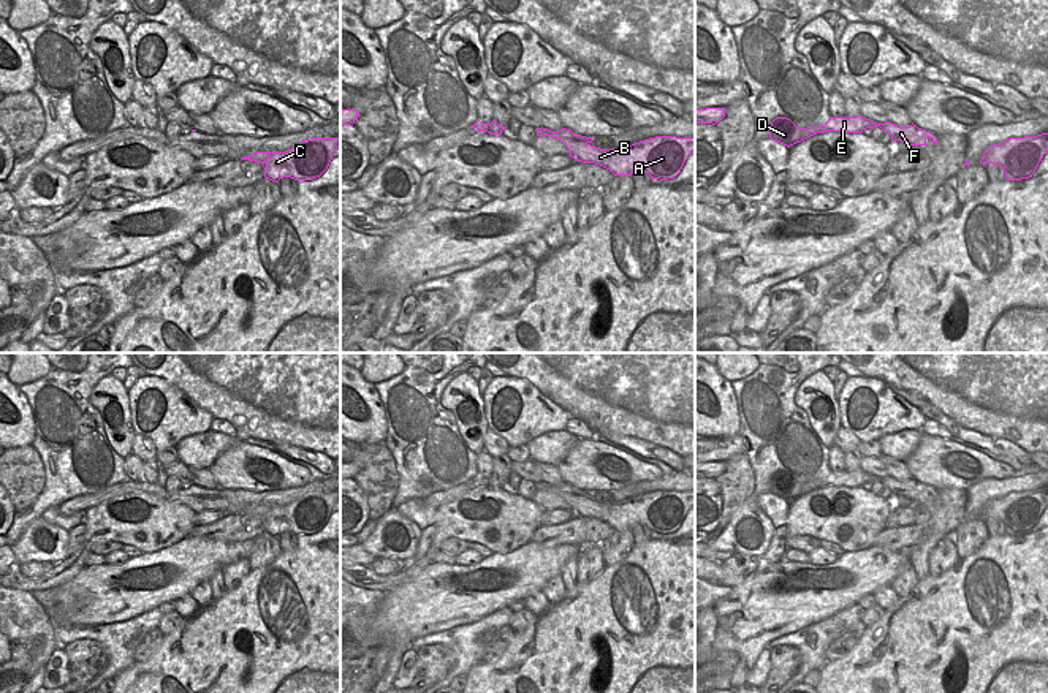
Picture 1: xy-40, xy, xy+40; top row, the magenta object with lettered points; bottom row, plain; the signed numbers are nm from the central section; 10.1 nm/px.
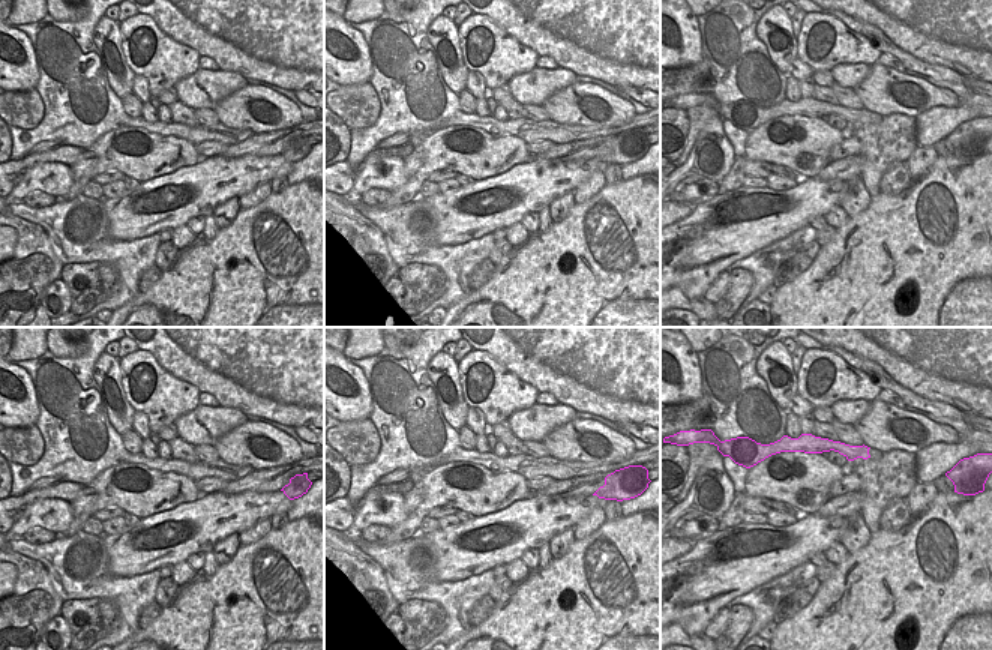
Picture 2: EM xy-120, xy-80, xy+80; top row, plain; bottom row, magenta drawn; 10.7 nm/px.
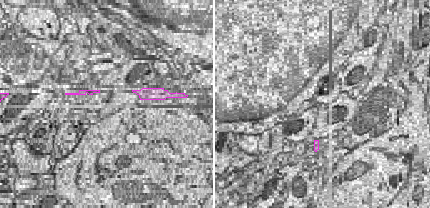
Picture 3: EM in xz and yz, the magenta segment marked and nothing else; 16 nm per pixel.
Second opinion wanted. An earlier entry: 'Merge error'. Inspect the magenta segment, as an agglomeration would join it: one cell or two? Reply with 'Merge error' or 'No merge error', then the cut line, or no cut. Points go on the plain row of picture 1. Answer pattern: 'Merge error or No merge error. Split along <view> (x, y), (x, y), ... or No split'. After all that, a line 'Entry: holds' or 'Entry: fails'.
No merge error. No split.
Entry: fails

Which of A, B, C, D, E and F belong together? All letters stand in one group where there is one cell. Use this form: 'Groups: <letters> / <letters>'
Groups: A B C D E F.

